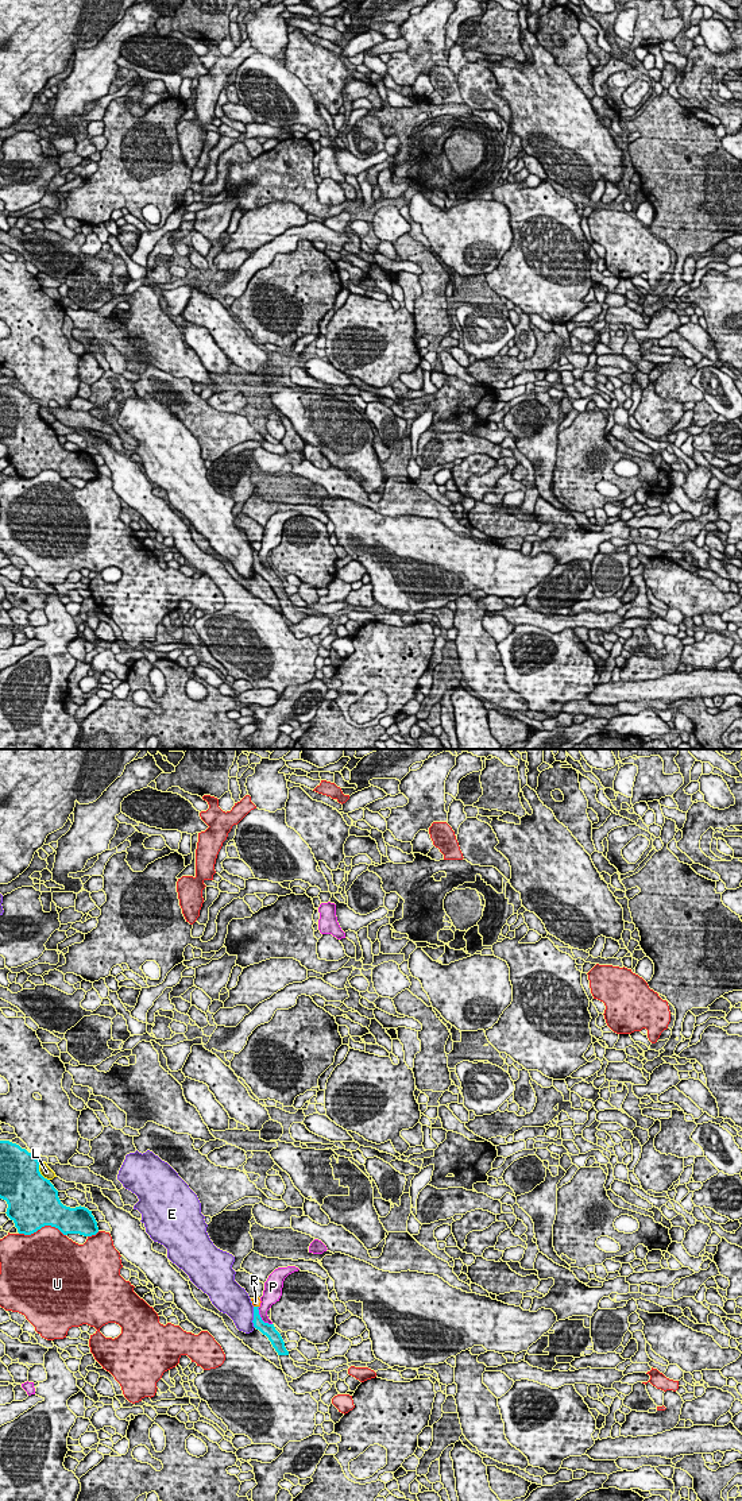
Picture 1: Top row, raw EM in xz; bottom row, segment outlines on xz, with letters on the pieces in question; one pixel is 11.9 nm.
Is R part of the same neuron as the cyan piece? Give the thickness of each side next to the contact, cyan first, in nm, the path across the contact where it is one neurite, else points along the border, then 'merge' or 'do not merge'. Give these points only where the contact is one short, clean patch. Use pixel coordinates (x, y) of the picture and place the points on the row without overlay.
130 nm thick on the cyan side, 100 nm on the other; border along xz (254, 550), (258, 551); do not merge

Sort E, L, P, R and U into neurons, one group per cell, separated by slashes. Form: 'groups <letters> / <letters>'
groups E / L / P / R / U

